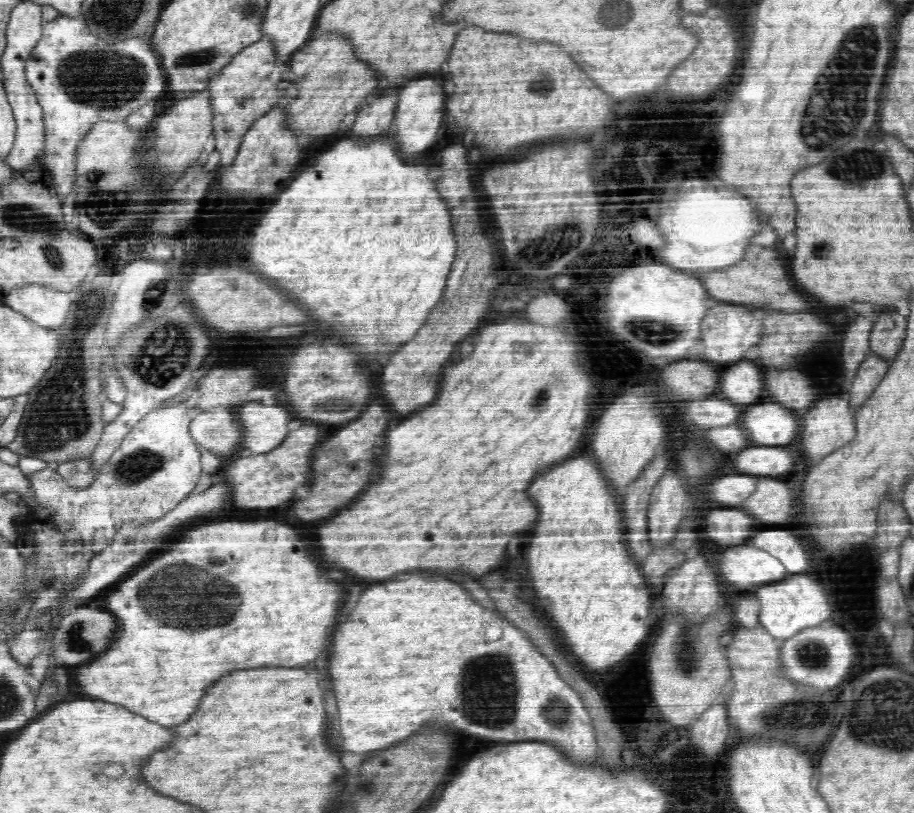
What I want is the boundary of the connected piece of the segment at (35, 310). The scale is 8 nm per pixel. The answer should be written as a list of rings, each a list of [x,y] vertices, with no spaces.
[[[27,285],[23,289],[12,290],[8,298],[2,301],[8,304],[12,310],[20,310],[26,318],[32,318],[34,322],[43,328],[58,328],[66,322],[66,316],[70,308],[64,308],[66,304],[70,306],[73,300],[66,300],[60,296],[66,296],[58,291],[46,290],[41,285]]]

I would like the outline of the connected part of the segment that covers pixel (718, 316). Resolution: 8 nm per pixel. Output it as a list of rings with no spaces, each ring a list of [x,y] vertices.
[[[718,304],[708,310],[702,327],[703,342],[700,343],[701,348],[697,354],[708,362],[710,360],[714,364],[726,362],[726,365],[742,361],[744,354],[763,340],[764,330],[766,330],[766,325],[750,306],[726,306],[726,304]]]

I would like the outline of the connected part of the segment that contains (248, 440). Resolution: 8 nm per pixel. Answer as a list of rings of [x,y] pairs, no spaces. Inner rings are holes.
[[[258,400],[236,408],[238,421],[244,427],[240,447],[234,459],[264,454],[282,444],[289,434],[288,423],[293,420],[291,412],[282,406],[264,406]]]

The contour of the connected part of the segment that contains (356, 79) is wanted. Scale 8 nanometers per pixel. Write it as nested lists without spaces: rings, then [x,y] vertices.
[[[334,32],[317,35],[296,51],[292,56],[291,71],[298,75],[298,80],[289,82],[297,95],[287,98],[288,103],[284,106],[294,132],[305,136],[309,142],[338,133],[338,126],[346,114],[358,110],[366,96],[378,86],[376,70],[358,60],[352,44],[342,34]]]

